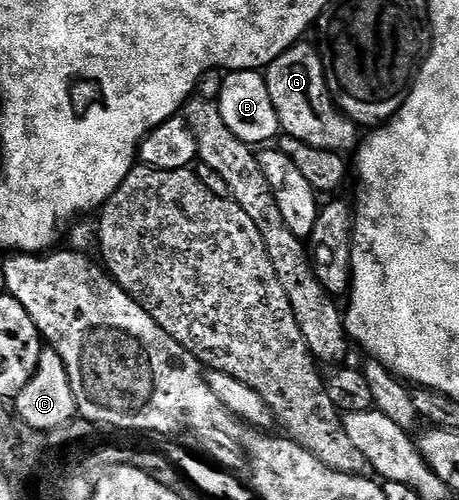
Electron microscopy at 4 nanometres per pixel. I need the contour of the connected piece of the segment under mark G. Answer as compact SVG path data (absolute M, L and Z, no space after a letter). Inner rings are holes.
M301 41L286 49L282 57L278 57L266 68L266 78L270 101L274 101L274 109L278 113L280 129L284 135L318 149L355 152L362 139L361 128L347 119L333 101L324 72L324 60L313 44L311 47L308 41Z

